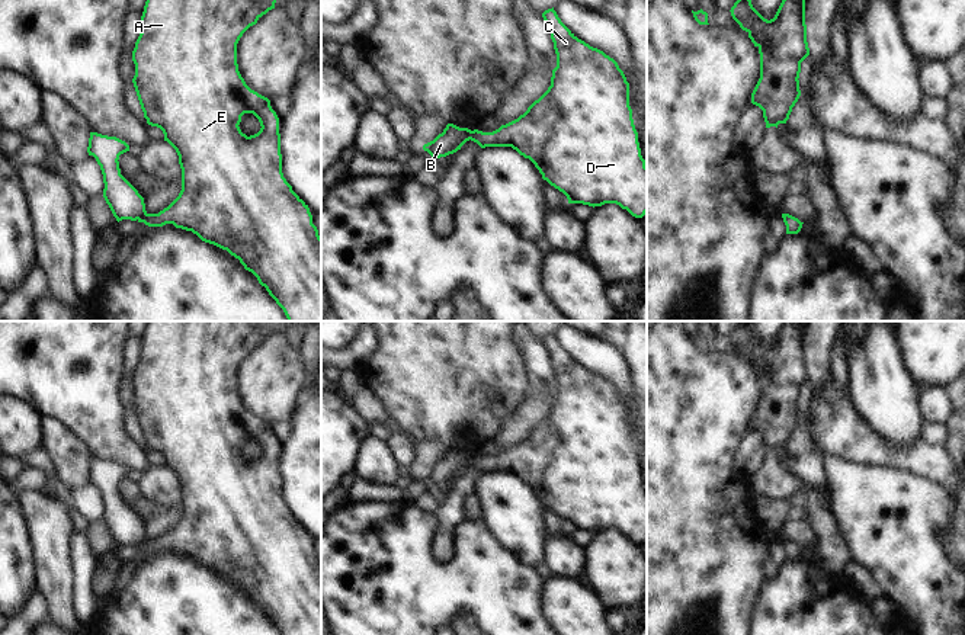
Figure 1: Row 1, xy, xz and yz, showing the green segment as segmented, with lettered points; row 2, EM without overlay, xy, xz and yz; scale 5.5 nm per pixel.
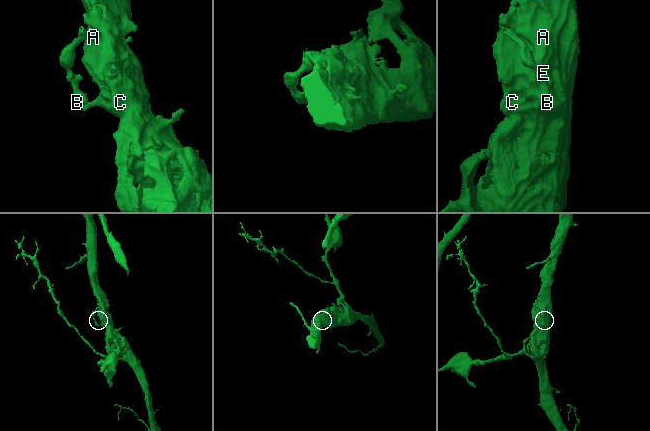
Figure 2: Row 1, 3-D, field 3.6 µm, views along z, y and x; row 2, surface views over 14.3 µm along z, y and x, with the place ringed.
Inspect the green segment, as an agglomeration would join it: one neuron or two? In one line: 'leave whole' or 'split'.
split

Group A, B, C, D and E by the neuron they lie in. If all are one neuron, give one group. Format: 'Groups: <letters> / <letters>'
Groups: A C D E / B.

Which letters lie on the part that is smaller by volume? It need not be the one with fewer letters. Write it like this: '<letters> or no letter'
B

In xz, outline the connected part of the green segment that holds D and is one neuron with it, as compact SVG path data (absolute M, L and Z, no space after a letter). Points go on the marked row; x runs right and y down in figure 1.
M554 7L542 17L557 54L551 86L517 119L493 132L474 129L469 139L481 148L512 147L529 158L542 179L567 196L568 203L593 208L616 203L632 217L642 218L647 214L647 166L629 106L629 83L618 62L578 39Z

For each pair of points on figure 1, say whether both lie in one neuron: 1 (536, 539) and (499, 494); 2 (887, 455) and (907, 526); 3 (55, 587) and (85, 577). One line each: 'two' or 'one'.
1: one
2: two
3: two

